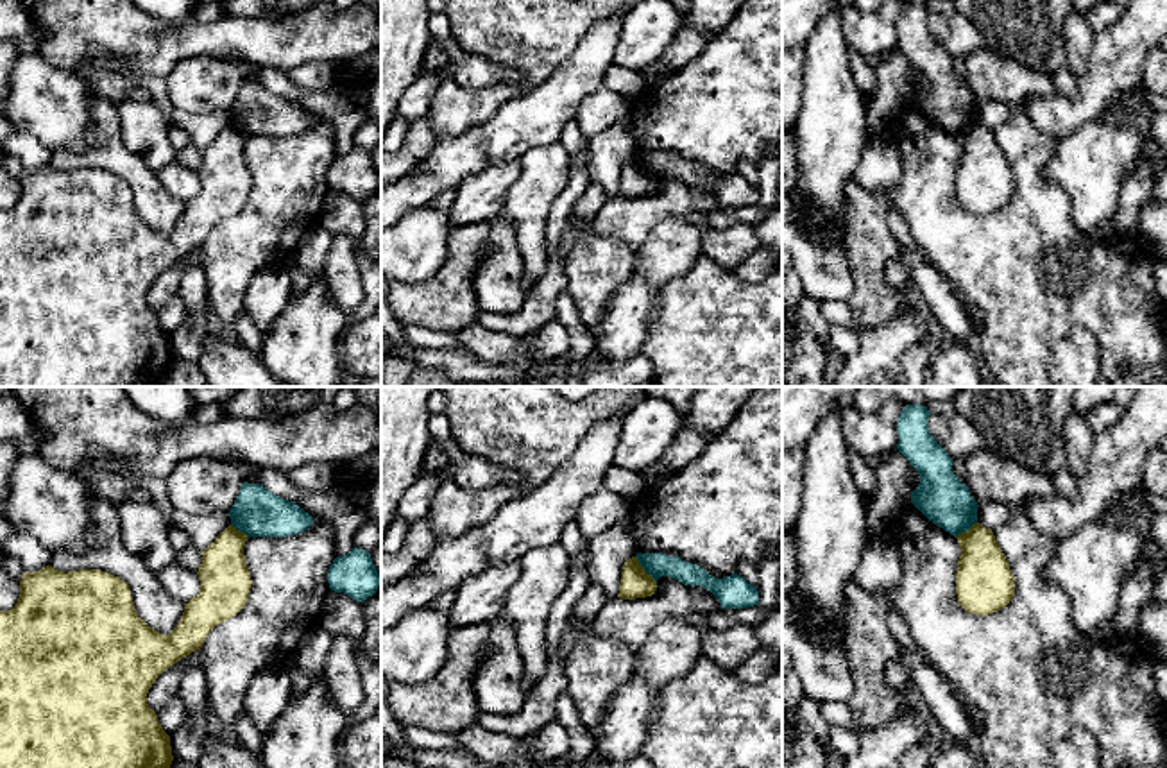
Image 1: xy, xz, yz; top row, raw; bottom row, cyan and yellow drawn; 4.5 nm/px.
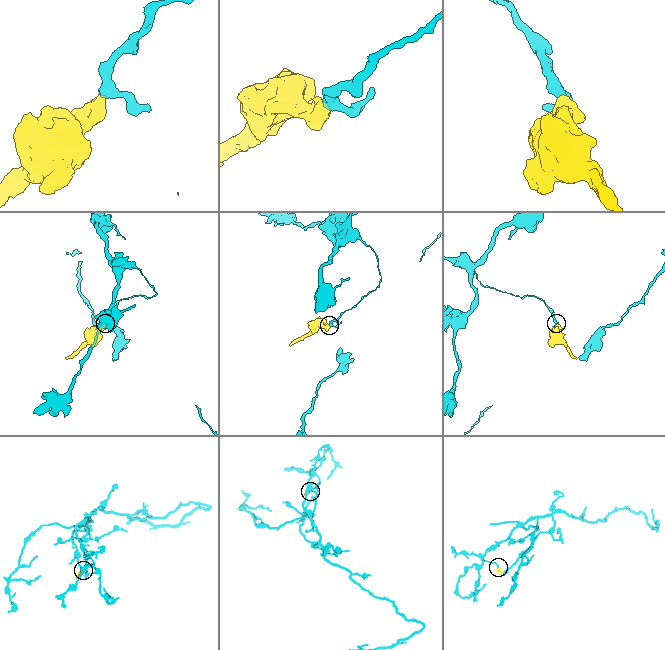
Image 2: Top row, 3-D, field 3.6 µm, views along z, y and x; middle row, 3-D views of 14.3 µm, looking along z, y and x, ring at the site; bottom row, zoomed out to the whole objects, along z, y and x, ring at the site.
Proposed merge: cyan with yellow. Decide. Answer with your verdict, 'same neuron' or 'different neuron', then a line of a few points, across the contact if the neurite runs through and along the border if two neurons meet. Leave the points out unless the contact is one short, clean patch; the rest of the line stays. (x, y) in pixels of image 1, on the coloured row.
different neuron | xz (636, 555), (638, 563), (655, 580)

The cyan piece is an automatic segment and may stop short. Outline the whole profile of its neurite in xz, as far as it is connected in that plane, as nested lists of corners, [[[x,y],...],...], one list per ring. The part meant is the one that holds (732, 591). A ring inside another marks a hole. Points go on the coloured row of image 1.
[[[637,553],[635,557],[653,580],[671,576],[684,585],[702,585],[716,596],[721,609],[746,609],[759,605],[757,587],[750,585],[737,573],[716,578],[700,566],[686,562],[680,557],[664,553]]]

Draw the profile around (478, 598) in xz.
[[[521,564],[492,566],[471,576],[456,589],[456,602],[449,610],[453,628],[485,623],[507,607],[507,594],[521,576]]]

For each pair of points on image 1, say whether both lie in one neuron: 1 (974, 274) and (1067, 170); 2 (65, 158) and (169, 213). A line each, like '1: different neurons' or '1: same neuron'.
1: different neurons
2: same neuron

